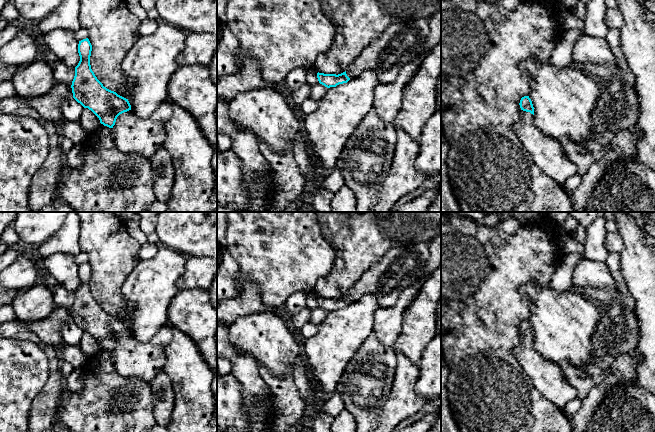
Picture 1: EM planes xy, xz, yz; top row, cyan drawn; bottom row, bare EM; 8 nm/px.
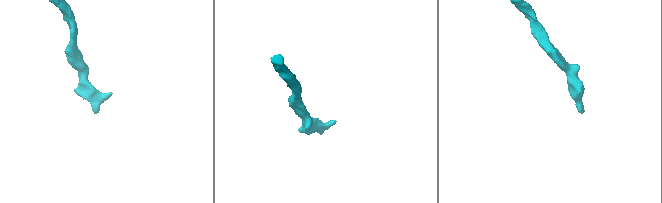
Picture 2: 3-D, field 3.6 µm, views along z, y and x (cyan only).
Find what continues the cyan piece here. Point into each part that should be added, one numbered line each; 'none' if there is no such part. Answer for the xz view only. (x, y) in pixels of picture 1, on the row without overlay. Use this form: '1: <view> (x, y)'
1: xz (400, 267)

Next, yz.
1: yz (546, 376)

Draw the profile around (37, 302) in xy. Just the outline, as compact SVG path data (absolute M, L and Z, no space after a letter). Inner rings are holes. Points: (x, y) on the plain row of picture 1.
M34 284L20 291L11 305L16 319L20 322L42 320L56 308L54 291L45 285Z

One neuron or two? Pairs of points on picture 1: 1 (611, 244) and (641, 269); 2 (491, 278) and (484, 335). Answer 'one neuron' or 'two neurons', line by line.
1: two neurons
2: one neuron

